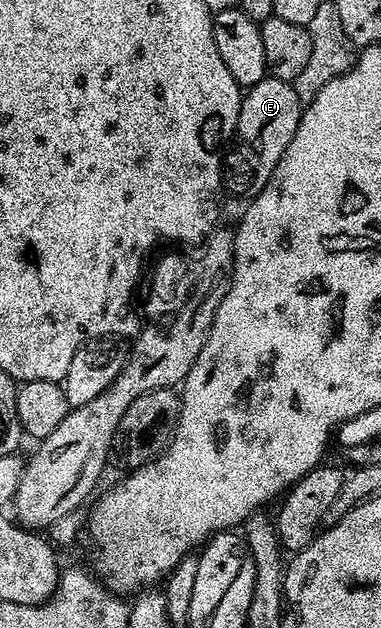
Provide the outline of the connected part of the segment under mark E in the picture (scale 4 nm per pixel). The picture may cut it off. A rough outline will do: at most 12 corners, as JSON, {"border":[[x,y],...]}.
{"border":[[267,75],[243,93],[227,195],[251,198],[298,130],[295,83]]}

